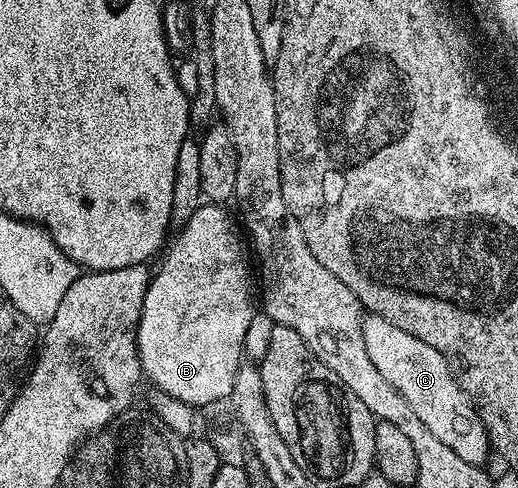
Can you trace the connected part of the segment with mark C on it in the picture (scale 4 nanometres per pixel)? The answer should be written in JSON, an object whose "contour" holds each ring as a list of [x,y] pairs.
{"contour":[[[370,313],[363,318],[364,349],[368,349],[368,357],[372,357],[372,365],[412,405],[412,413],[424,421],[428,433],[437,437],[443,445],[448,445],[456,457],[463,461],[485,464],[485,459],[492,455],[490,438],[486,426],[478,416],[478,411],[471,403],[466,392],[454,377],[454,372],[446,364],[446,358],[432,345],[420,341],[420,337],[412,337],[412,333],[404,333],[404,329],[396,329],[392,321],[384,321],[384,317]]]}

